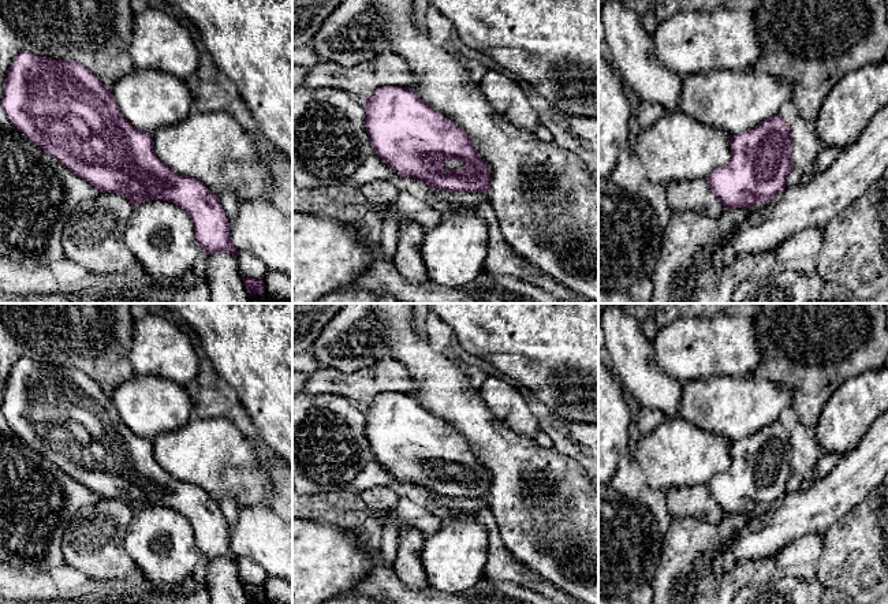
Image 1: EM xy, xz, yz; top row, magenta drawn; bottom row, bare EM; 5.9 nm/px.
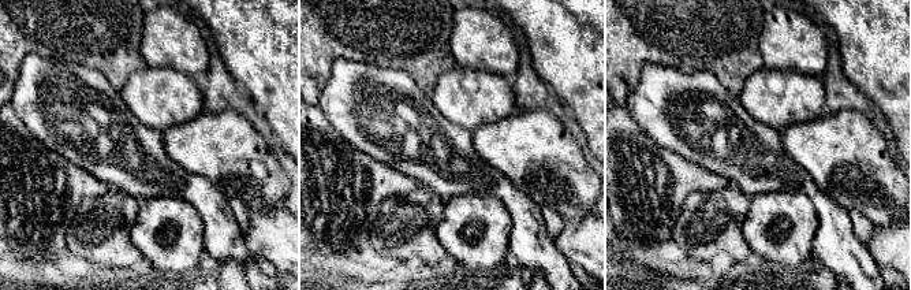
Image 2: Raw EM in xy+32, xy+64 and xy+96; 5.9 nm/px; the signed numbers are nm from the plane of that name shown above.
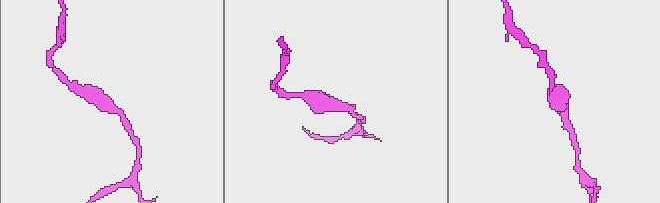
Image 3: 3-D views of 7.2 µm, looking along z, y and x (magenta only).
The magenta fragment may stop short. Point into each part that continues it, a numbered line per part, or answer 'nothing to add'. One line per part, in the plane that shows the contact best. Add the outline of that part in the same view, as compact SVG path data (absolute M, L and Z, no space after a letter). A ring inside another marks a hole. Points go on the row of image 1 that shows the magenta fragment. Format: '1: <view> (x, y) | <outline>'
1: xz (450, 163) | M447 159L444 165L443 165L444 169L464 169L464 164L455 160L455 159Z

